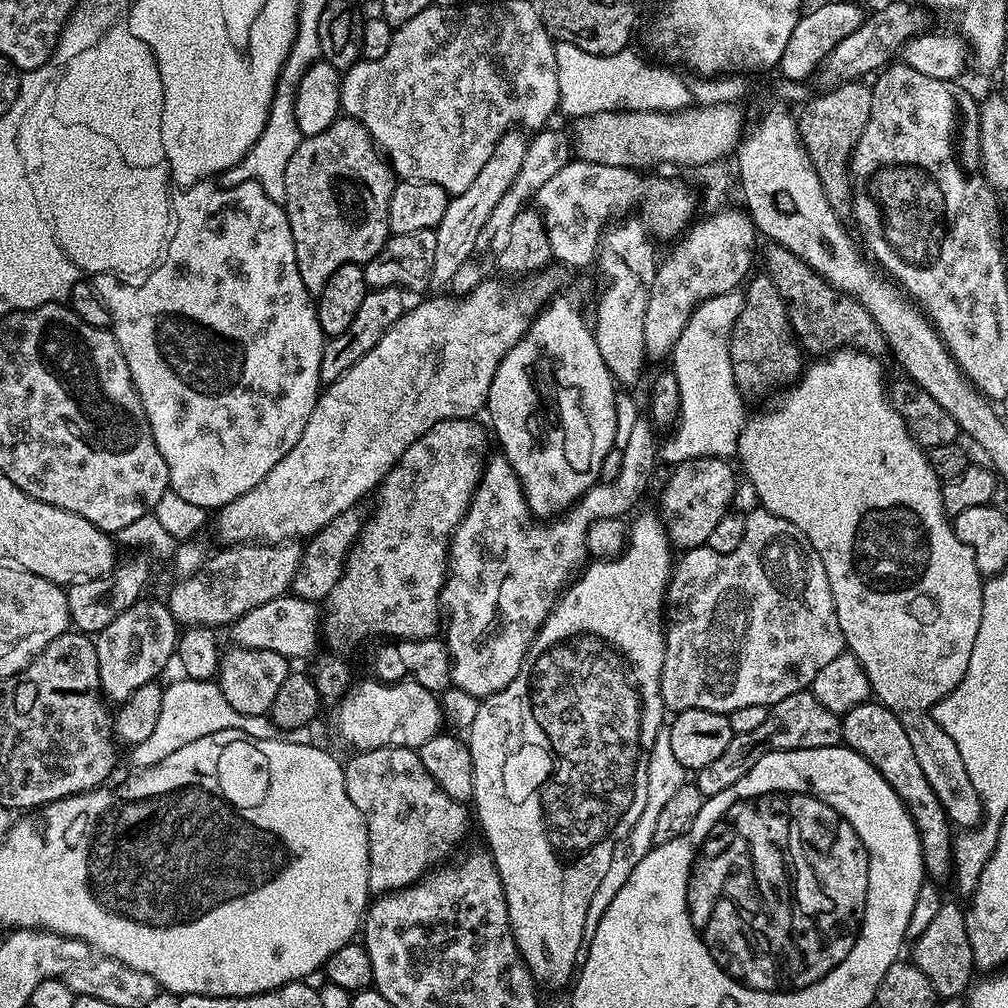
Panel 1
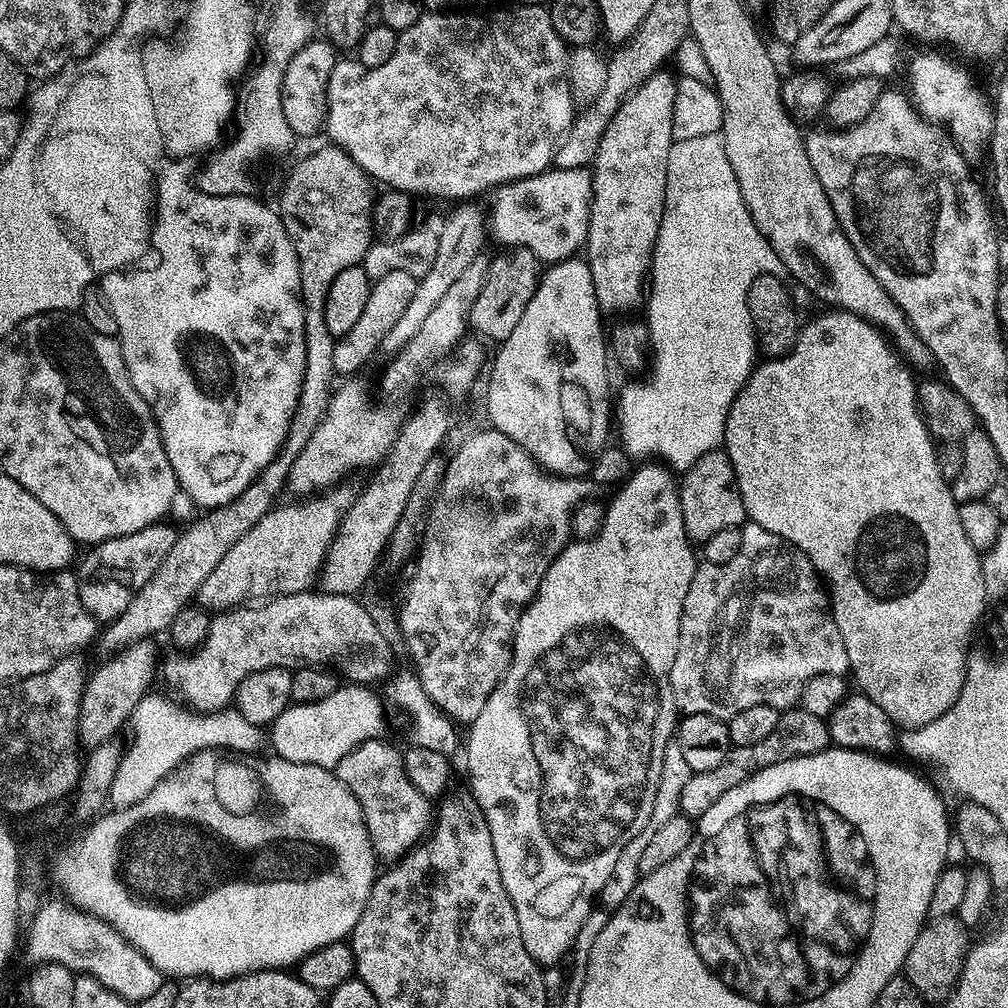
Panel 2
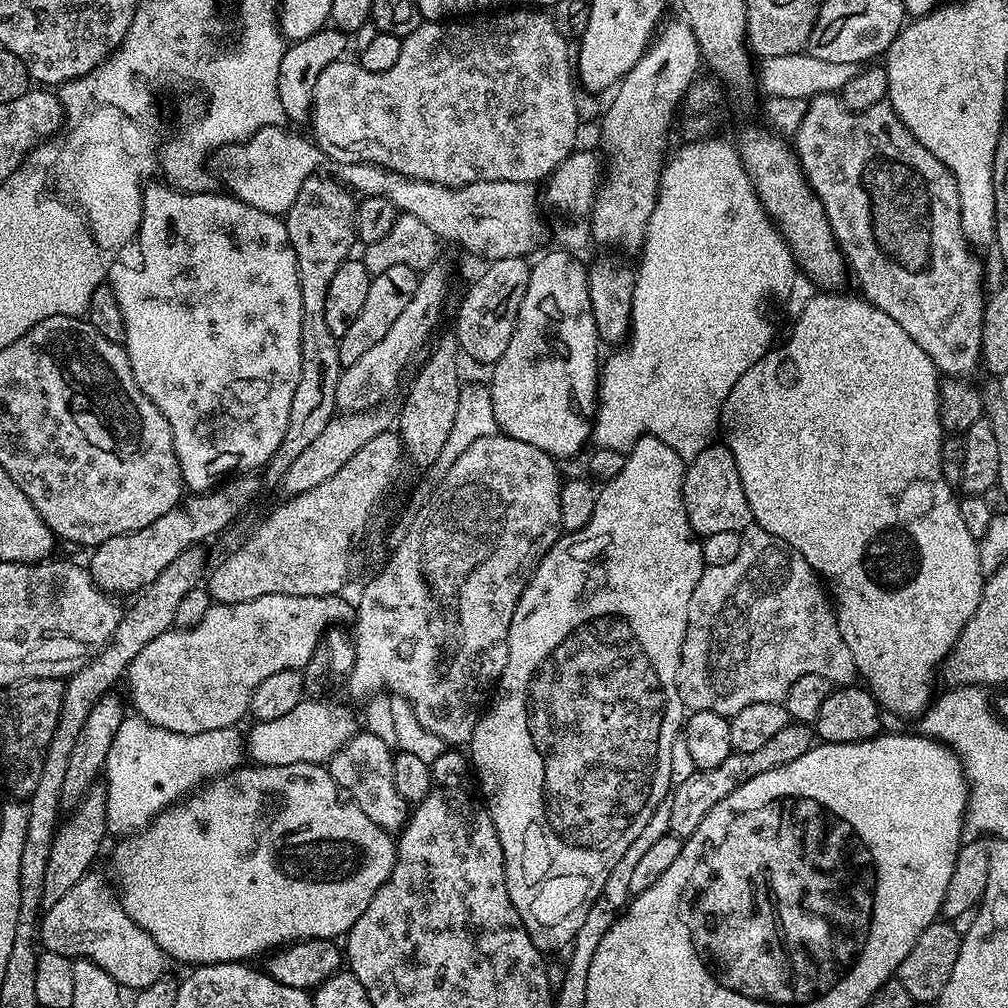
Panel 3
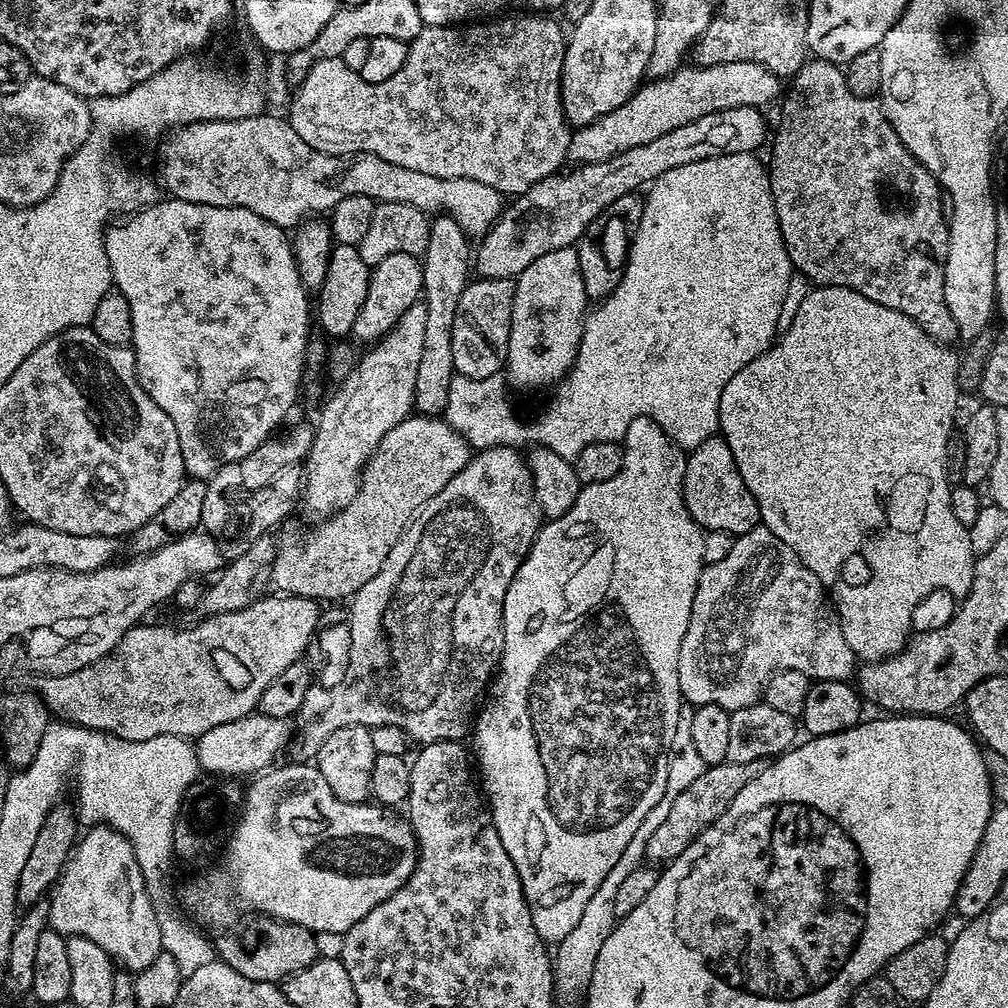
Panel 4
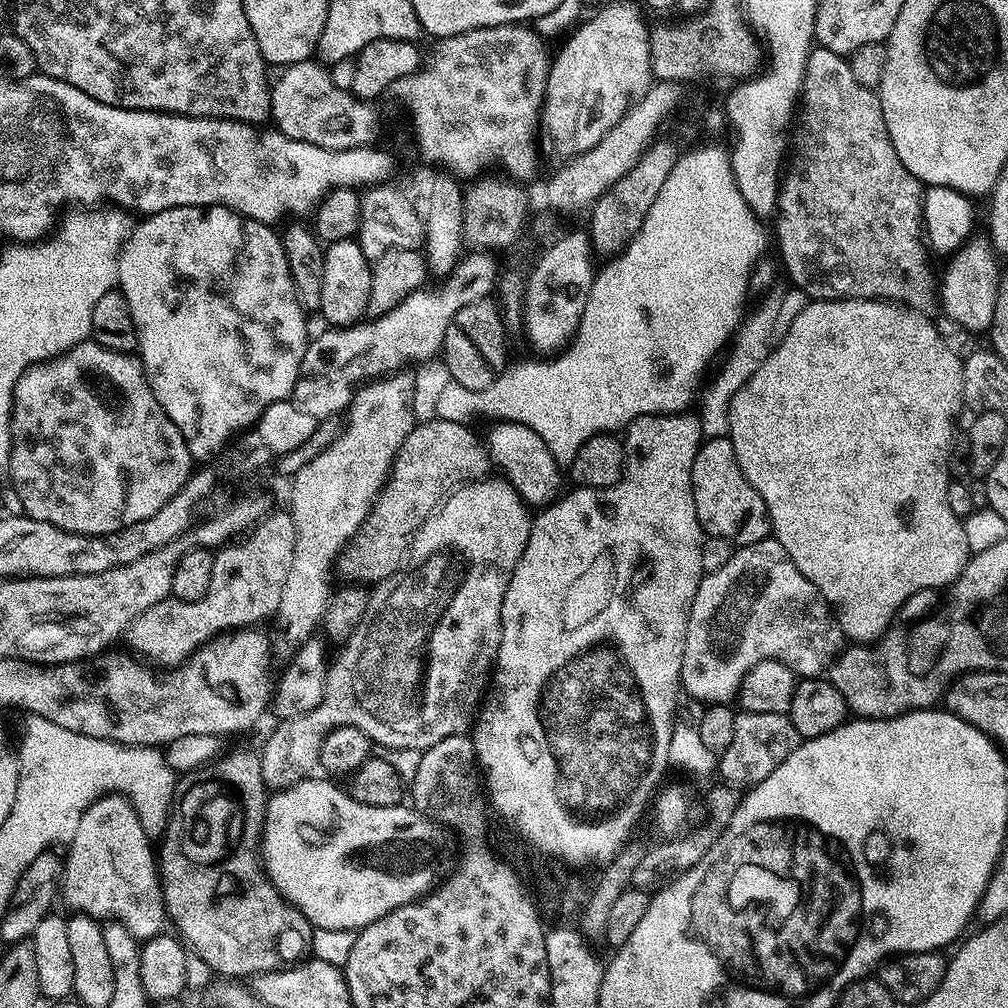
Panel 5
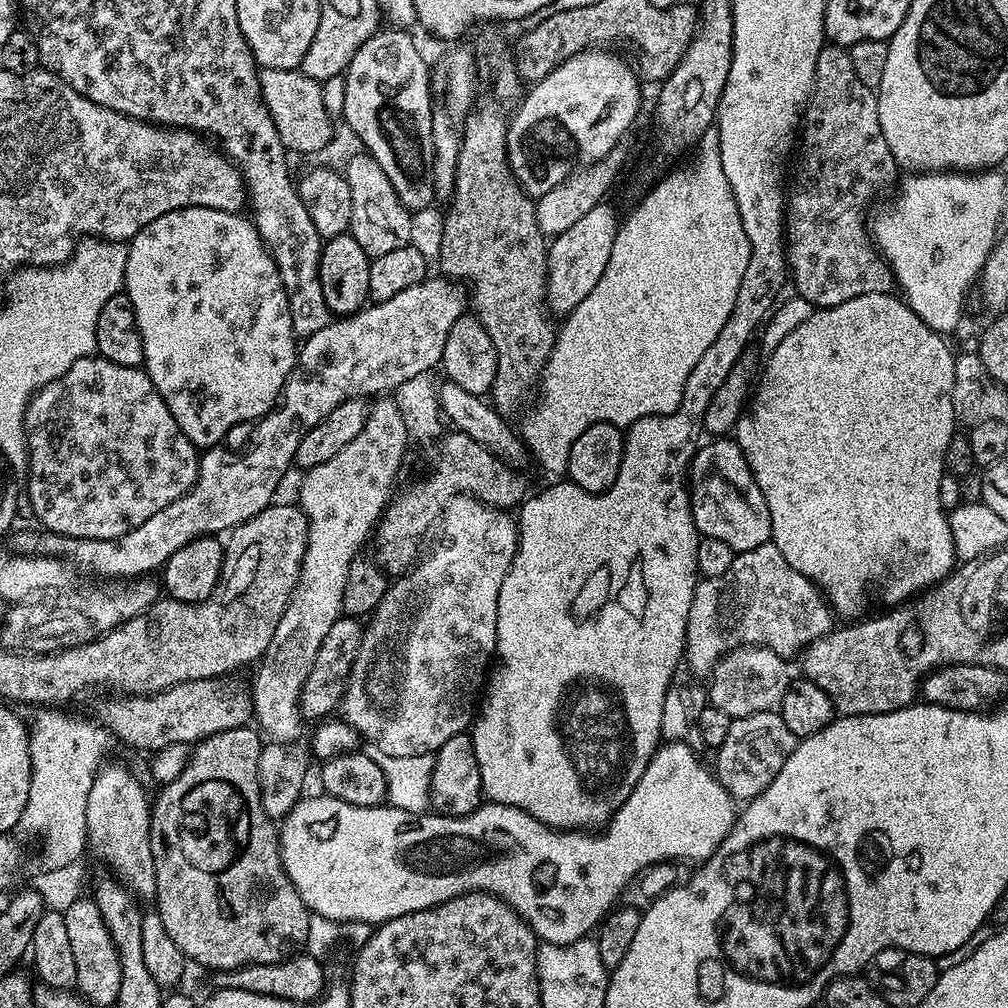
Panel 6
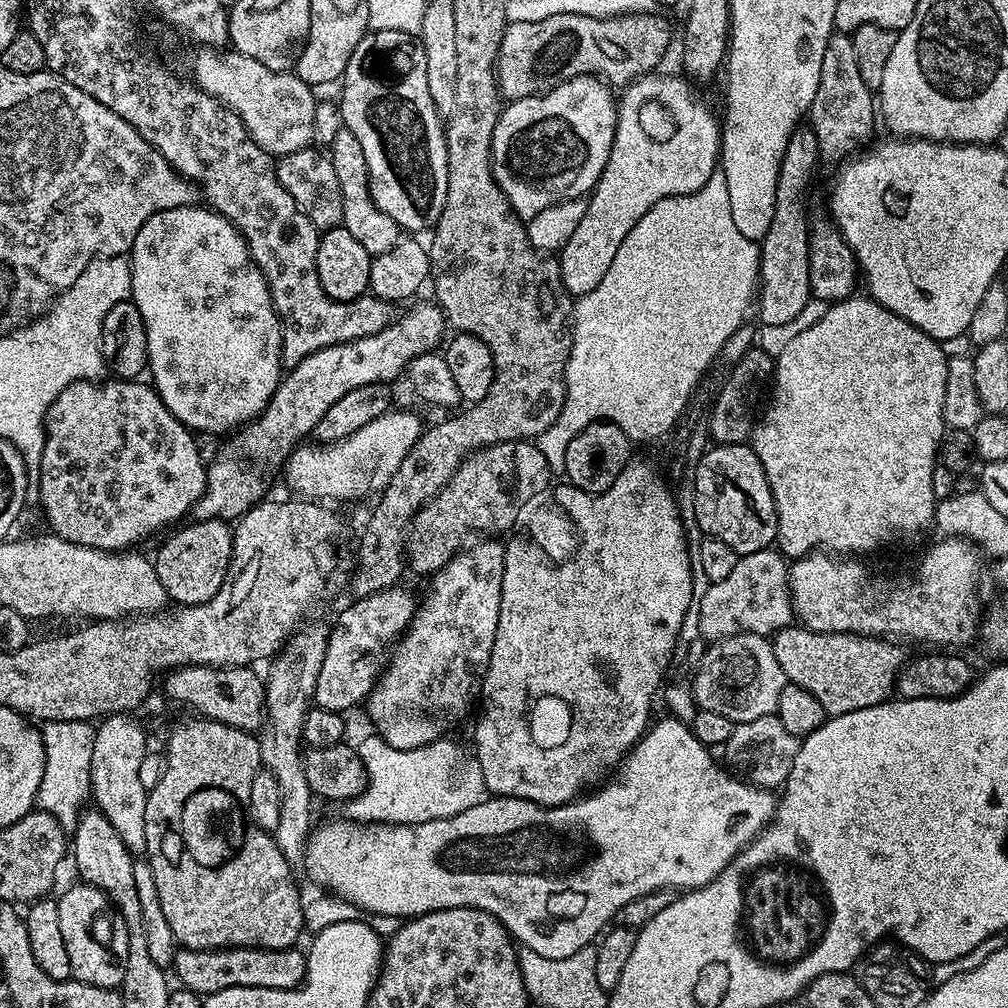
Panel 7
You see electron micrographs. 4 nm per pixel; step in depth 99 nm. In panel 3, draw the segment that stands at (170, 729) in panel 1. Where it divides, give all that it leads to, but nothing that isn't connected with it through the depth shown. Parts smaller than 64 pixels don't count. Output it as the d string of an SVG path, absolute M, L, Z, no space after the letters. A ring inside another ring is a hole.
M135 714L125 715L102 769L108 797L108 832L135 834L197 786L233 771L241 763L240 752L242 756L242 736L236 731L231 727L184 734L154 726Z

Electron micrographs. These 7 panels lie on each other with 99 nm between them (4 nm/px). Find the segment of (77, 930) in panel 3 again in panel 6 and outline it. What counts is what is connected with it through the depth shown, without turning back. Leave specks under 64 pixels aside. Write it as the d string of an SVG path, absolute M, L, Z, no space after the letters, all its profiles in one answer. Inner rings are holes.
M107 764L97 771L90 786L84 827L86 844L113 868L111 871L133 896L151 901L156 894L156 875L148 833L152 829L150 796L148 800L139 778L130 769L120 764Z

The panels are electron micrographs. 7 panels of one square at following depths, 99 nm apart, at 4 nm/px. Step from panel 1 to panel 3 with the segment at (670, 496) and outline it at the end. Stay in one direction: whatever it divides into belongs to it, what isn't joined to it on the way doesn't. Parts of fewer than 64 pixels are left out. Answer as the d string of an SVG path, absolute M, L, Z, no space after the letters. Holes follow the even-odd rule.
M708 444L706 450L687 461L684 469L684 505L690 526L701 538L710 534L743 534L753 523L750 502L746 502L746 490L742 490L742 478L738 478L738 466L727 444Z

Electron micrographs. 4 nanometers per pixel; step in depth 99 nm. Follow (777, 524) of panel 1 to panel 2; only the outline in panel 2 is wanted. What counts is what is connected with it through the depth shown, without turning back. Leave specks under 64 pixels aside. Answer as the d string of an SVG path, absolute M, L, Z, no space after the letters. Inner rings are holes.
M751 522L740 528L742 546L734 558L725 564L701 563L697 567L694 578L690 582L690 590L686 590L684 599L684 613L680 619L680 633L678 634L678 654L674 654L674 666L670 666L670 686L676 699L677 709L681 713L693 716L694 714L710 714L725 722L740 710L750 706L772 706L779 710L787 710L799 705L800 695L810 682L810 678L822 674L844 676L849 671L846 658L846 642L842 642L842 634L838 634L838 622L834 622L834 614L830 603L829 593L822 583L822 577L810 562L810 558L800 548L795 548L789 540L782 539L778 534L770 534L770 530L762 530L762 526Z

